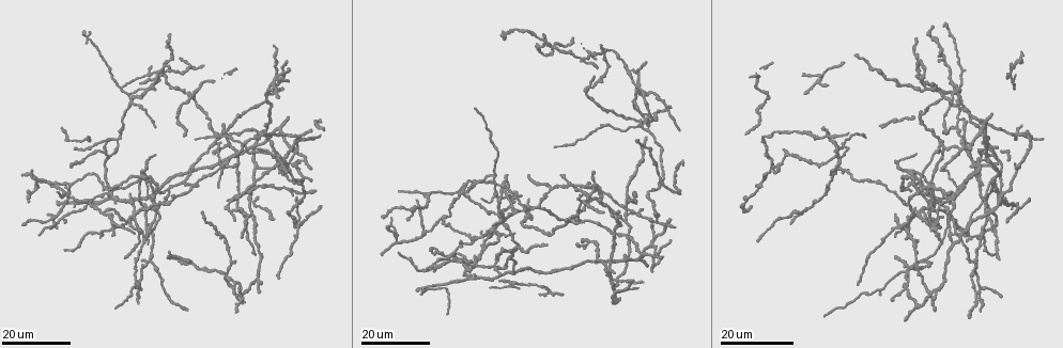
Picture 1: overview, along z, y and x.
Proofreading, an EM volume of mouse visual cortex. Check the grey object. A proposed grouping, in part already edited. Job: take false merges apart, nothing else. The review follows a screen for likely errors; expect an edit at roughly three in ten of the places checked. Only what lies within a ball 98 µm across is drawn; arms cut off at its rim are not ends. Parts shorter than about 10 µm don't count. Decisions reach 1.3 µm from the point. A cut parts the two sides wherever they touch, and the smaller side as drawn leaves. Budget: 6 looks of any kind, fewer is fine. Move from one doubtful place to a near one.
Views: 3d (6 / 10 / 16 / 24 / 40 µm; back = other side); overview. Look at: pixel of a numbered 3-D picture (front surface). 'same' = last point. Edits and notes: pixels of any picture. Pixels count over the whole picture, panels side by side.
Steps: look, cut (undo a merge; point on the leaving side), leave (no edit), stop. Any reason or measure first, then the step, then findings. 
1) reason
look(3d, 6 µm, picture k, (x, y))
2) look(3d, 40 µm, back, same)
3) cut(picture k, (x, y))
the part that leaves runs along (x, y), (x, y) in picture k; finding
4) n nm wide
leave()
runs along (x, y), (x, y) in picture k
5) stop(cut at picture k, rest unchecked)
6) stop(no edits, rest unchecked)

side arm on a straight run
look(3d, 24 µm, picture 1, (155, 72))

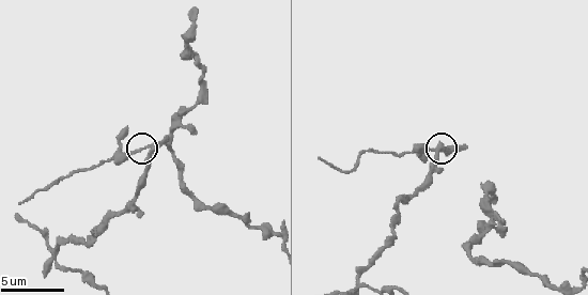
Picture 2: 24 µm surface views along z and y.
look(3d, 6 µm, picture 2, (142, 147))

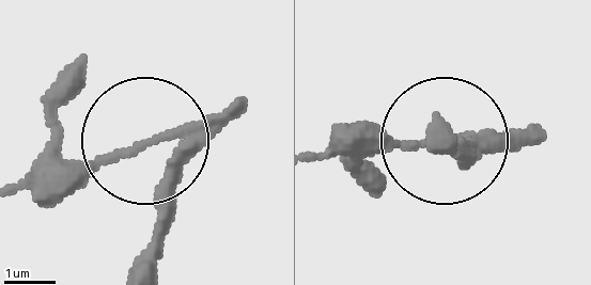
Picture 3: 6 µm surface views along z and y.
look(3d, 6 µm, back, picture 3, (146, 143))

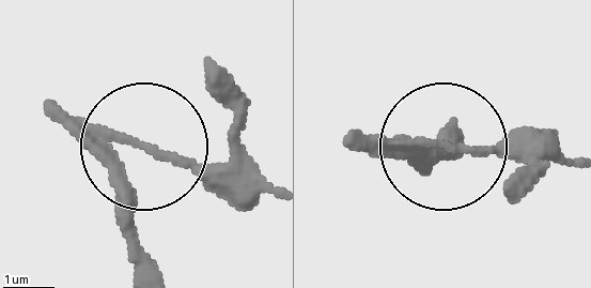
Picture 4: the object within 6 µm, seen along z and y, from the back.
160 nm wide
leave()
runs along (145, 270), (124, 168), (133, 147), (255, 177) in picture 4; all the same cell

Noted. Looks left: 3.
branch point
look(3d, 24 µm, picture 1, (216, 143))

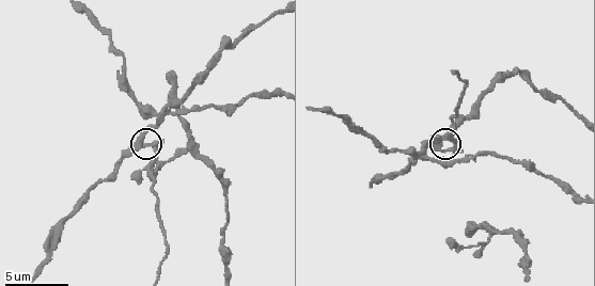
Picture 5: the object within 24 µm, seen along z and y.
closer look
look(3d, 10 µm, picture 5, (439, 148))

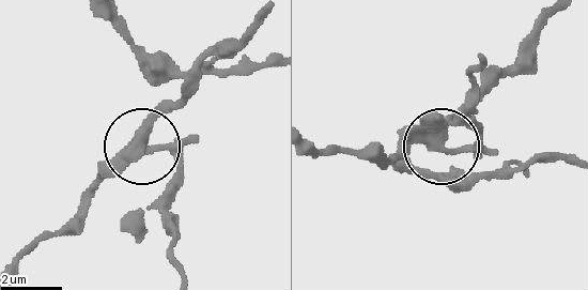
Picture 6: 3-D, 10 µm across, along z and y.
side arm 17 µm; 3 arms
cut(picture 6, (170, 184))
a second cell is stuck on

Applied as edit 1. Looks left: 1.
stop(cut at picture 6, rest unchecked)

